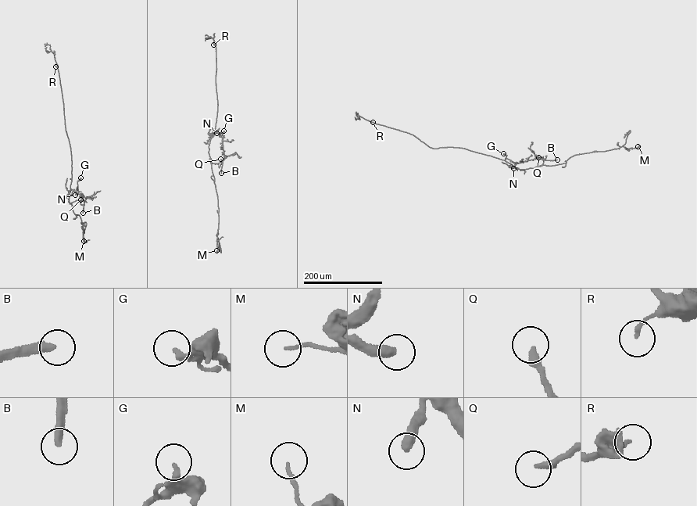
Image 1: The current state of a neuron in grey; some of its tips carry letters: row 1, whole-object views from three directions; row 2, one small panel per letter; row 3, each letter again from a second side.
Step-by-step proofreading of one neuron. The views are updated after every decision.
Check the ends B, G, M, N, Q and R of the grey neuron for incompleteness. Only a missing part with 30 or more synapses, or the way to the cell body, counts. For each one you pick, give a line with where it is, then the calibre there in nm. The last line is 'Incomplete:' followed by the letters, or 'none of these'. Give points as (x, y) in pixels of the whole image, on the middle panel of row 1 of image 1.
B: (221, 173) | 300 nm
N: (216, 133) | 400 nm
Q: (220, 159) | 280 nm
Incomplete: B, N, Q

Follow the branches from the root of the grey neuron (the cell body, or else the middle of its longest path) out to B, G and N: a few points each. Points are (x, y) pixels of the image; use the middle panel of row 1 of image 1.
B: (216, 125), (210, 136), (217, 130), (222, 138), (224, 156), (221, 173)
G: (216, 125), (210, 136), (217, 130), (220, 137), (219, 132), (223, 130)
N: (216, 125), (210, 136), (217, 130), (216, 133)

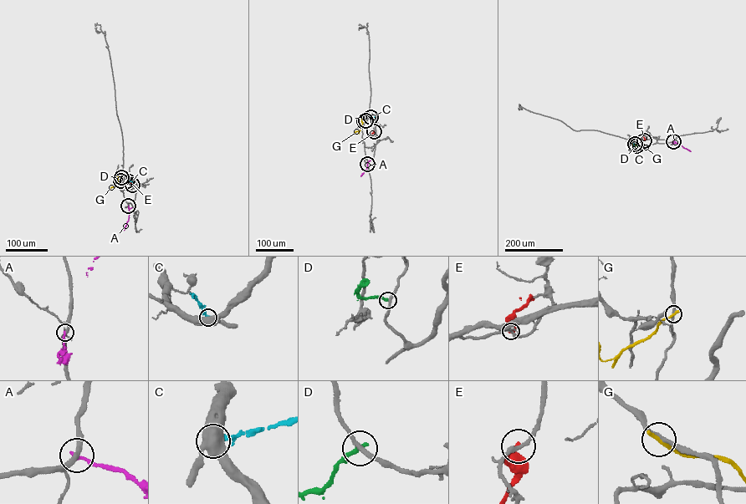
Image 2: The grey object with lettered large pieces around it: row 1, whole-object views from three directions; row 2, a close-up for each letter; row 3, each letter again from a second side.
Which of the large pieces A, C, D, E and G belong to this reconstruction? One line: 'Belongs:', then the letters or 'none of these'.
Belongs: none of these

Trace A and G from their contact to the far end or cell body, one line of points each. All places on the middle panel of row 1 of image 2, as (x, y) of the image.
A: (367, 164), (360, 176)
G: (365, 120), (360, 130), (354, 134)

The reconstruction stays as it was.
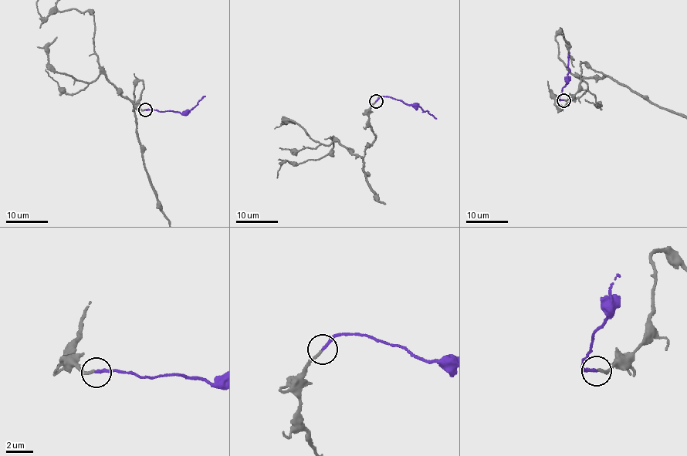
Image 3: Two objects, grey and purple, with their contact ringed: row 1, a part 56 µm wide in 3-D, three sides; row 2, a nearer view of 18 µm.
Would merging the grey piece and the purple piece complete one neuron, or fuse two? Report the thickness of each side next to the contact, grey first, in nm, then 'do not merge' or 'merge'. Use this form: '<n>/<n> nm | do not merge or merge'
200/220 nm | merge

